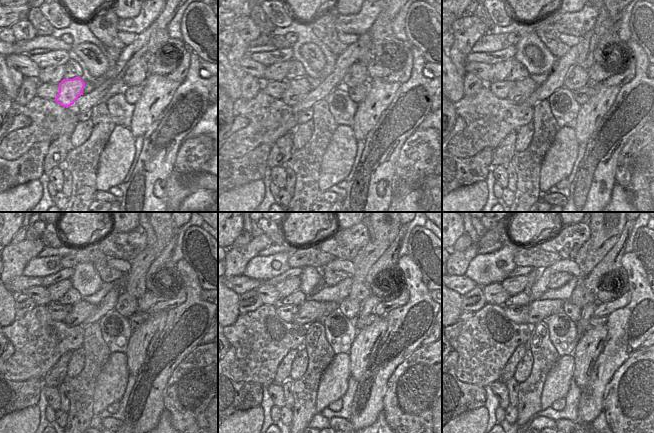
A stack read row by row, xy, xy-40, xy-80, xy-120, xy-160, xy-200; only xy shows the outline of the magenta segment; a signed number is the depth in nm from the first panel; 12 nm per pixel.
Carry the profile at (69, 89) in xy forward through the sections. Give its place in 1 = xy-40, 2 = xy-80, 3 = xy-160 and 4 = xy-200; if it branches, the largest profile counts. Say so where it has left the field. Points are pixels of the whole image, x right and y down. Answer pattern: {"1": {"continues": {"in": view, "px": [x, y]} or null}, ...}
{"1": {"continues": {"in": "xy-40", "px": [298, 89]}}, "2": {"continues": {"in": "xy-80", "px": [522, 89]}}, "3": {"continues": {"in": "xy-160", "px": [309, 311]}}, "4": {"continues": {"in": "xy-200", "px": [538, 310]}}}

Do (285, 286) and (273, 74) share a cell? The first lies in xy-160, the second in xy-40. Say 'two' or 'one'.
one

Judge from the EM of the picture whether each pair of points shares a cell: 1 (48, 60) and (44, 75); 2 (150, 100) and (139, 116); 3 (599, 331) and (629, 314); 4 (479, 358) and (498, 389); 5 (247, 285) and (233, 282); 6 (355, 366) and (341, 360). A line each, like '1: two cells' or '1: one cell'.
1: two cells
2: one cell
3: two cells
4: two cells
5: one cell
6: two cells

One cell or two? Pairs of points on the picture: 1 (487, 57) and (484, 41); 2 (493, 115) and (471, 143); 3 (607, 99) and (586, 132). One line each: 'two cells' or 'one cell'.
1: two cells
2: one cell
3: one cell

